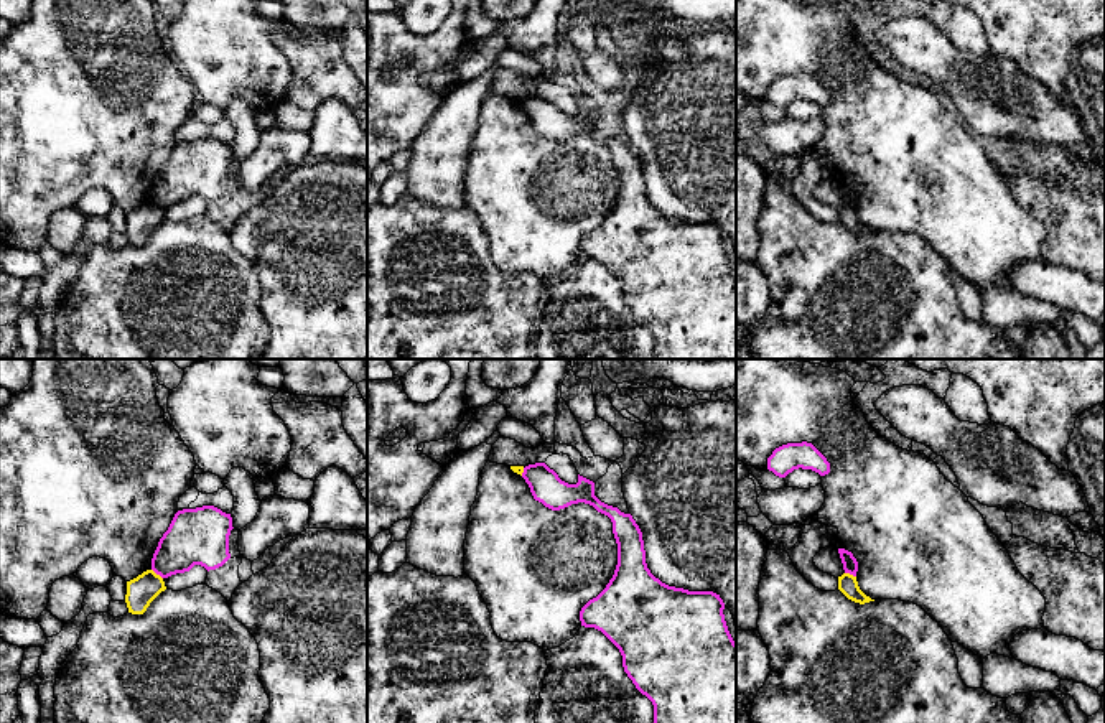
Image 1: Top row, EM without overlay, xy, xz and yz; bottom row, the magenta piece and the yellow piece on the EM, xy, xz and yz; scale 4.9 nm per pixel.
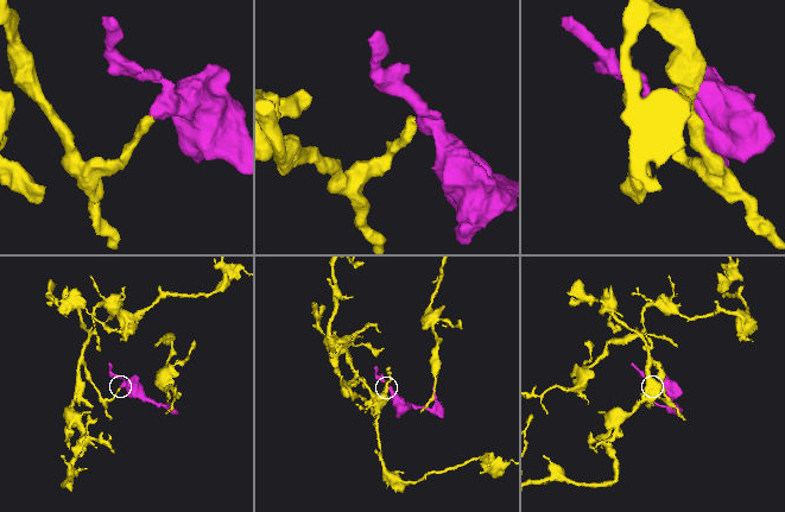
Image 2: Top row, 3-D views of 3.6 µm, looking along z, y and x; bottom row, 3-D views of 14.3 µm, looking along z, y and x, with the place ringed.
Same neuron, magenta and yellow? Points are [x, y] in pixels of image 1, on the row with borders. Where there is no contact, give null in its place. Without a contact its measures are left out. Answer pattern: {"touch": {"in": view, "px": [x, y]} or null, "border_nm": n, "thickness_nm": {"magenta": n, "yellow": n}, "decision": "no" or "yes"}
{"touch": {"in": "xy", "px": [157, 573]}, "border_nm": 80, "thickness_nm": {"magenta": 260, "yellow": 140}, "decision": "no"}

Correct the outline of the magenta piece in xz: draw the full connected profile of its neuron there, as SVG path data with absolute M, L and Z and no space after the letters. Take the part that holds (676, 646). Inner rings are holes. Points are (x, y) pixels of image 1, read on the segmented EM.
M545 463L525 466L522 478L529 484L534 499L552 511L585 502L611 519L618 543L618 565L606 588L581 608L580 621L585 627L601 631L619 649L624 672L654 705L654 723L736 723L736 642L728 631L723 614L725 603L720 595L669 586L655 578L646 563L639 525L631 514L601 502L594 496L593 481L578 474L578 483L568 484Z

